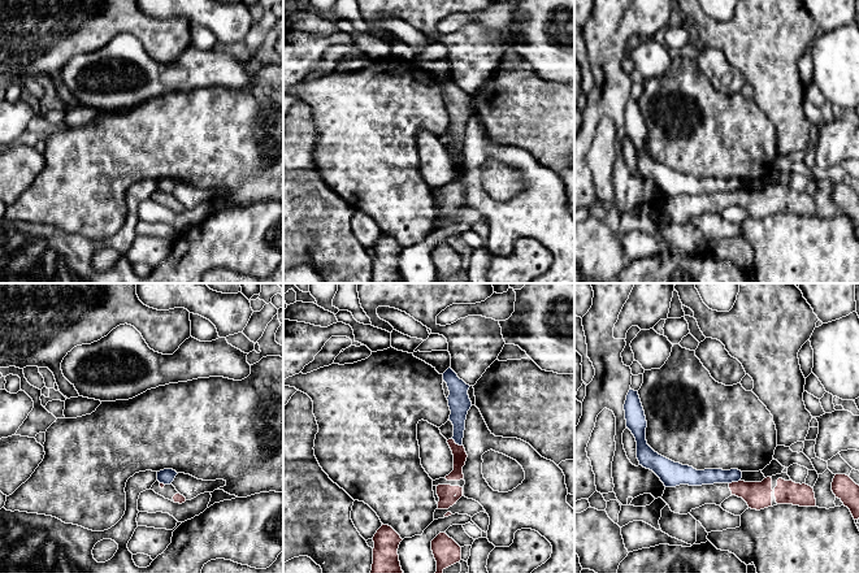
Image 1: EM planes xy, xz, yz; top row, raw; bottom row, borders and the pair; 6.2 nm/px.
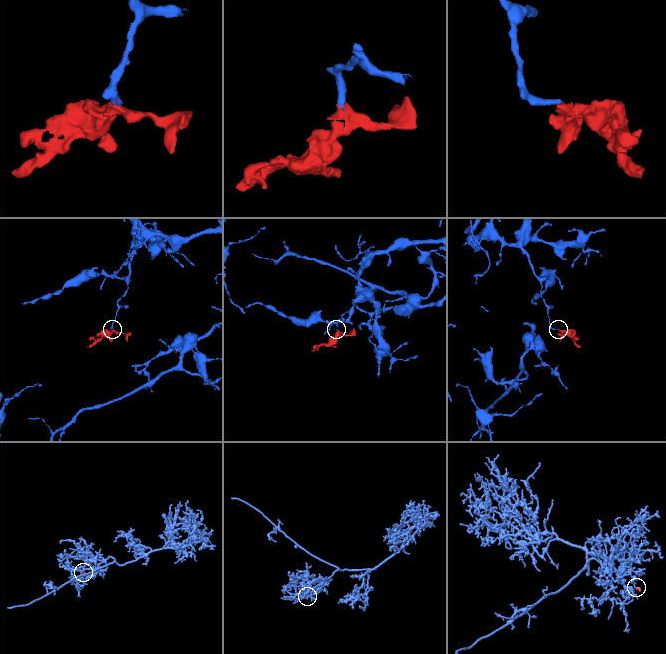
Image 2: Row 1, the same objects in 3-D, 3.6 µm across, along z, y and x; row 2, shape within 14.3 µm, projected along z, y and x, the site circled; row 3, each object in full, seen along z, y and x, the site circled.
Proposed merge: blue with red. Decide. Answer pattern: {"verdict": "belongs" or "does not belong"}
{"verdict": "does not belong"}

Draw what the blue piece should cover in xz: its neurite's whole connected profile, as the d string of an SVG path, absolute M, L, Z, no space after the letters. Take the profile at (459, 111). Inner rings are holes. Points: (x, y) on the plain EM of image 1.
M448 77L443 82L443 90L447 92L450 104L447 107L451 120L450 130L454 134L454 146L456 153L463 155L465 129L468 120L472 116L472 110L468 104L469 94L457 86L457 83Z

